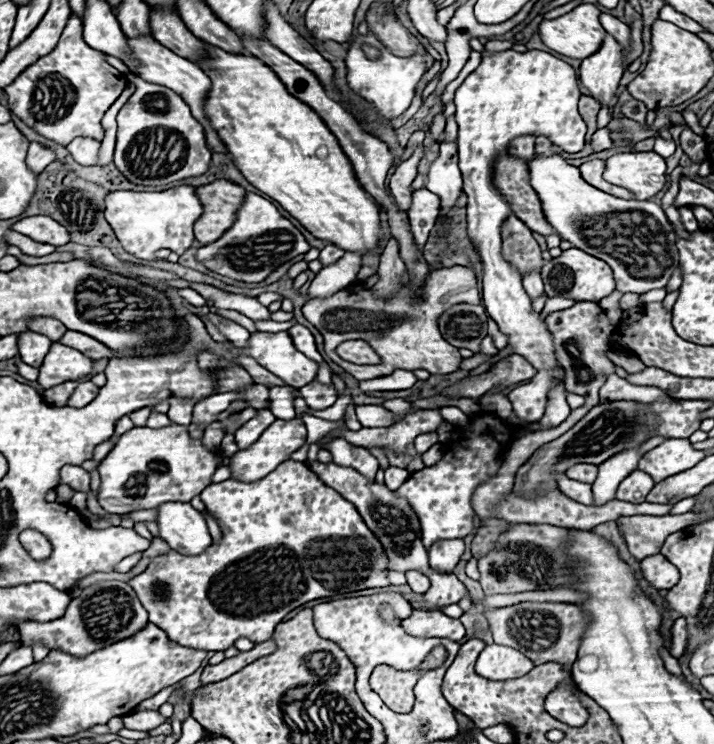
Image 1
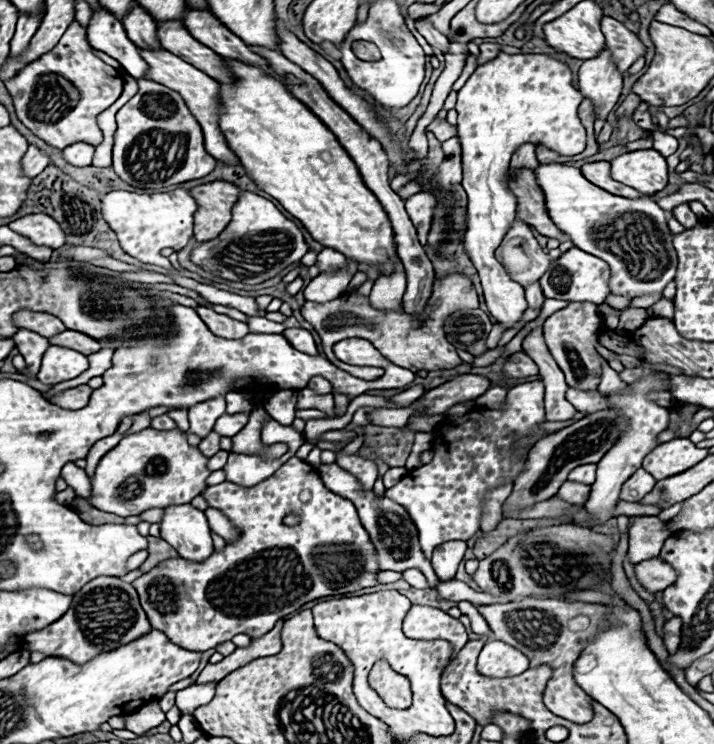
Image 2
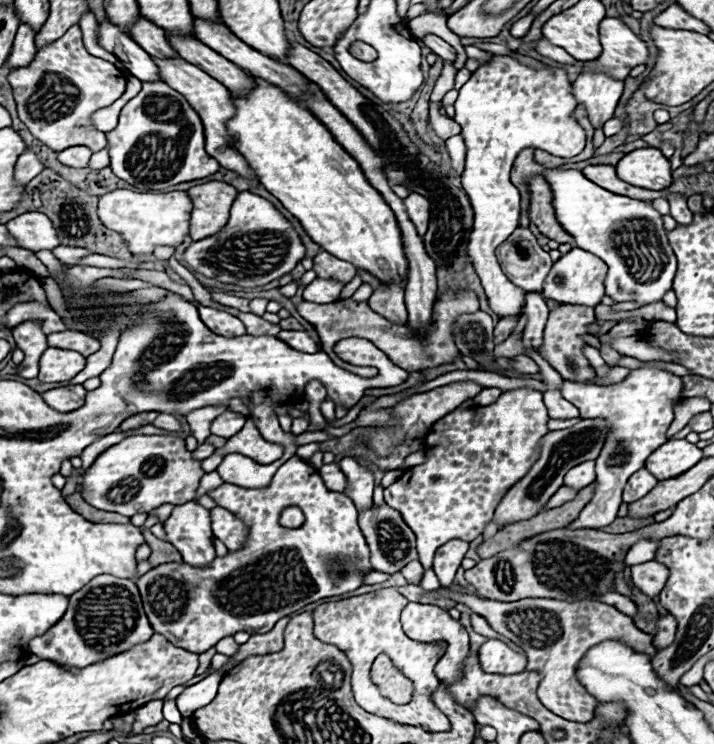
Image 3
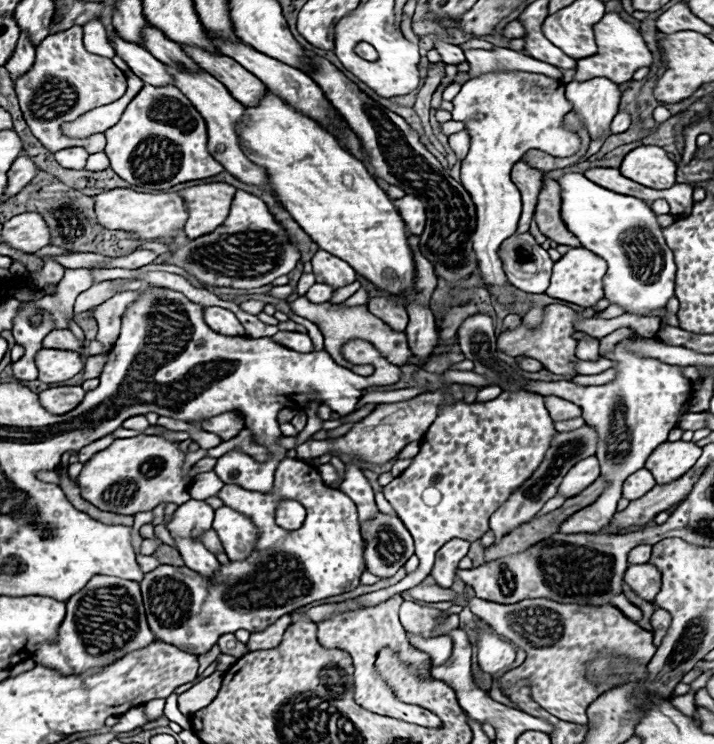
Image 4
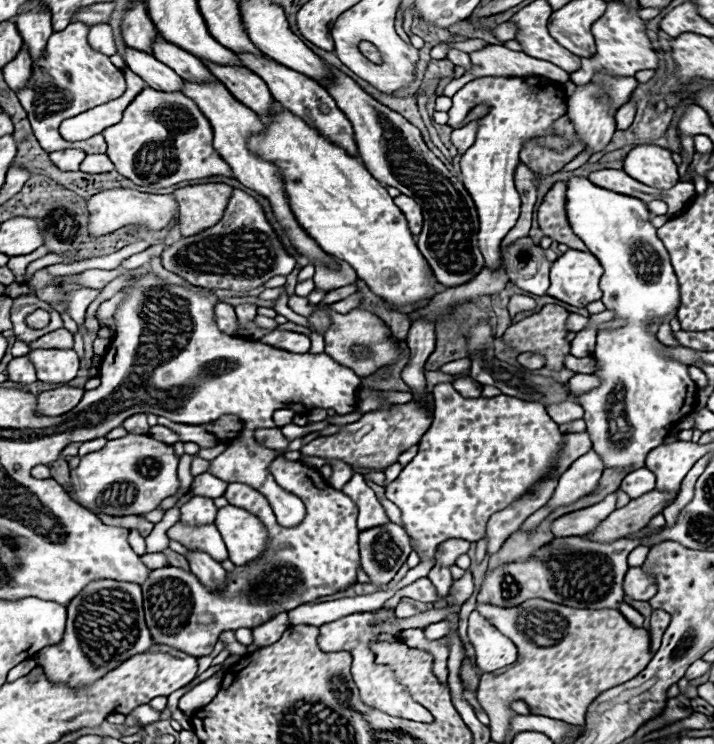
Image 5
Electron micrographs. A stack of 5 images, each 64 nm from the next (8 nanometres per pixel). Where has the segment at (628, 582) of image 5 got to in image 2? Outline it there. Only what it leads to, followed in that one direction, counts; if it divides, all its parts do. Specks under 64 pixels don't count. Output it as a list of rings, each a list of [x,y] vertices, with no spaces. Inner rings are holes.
[[[658,558],[636,564],[634,572],[636,572],[636,580],[652,594],[662,592],[662,588],[666,588],[666,584],[674,582],[674,576],[676,576],[674,568],[670,568],[670,564],[666,564],[664,560],[658,560]]]

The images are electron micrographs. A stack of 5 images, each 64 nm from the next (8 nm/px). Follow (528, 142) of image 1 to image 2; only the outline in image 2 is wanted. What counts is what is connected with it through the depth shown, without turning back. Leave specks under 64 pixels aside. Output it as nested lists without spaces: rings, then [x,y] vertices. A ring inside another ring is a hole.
[[[522,144],[522,148],[518,148],[518,152],[514,152],[514,160],[510,162],[512,170],[520,170],[520,168],[536,170],[540,166],[540,162],[536,160],[534,148],[536,148],[534,144]]]

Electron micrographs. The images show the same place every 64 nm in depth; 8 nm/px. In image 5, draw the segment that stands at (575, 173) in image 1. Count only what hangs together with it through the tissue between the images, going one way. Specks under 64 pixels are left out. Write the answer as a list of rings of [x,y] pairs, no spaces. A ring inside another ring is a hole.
[[[572,178],[568,180],[568,216],[570,226],[580,236],[580,240],[590,248],[590,252],[600,258],[604,266],[604,274],[600,280],[600,288],[604,292],[602,302],[608,310],[612,310],[616,316],[626,320],[624,326],[598,332],[598,342],[594,350],[594,358],[598,362],[598,370],[594,376],[600,378],[600,386],[590,390],[584,396],[574,397],[566,386],[566,391],[574,402],[582,404],[584,408],[584,422],[586,432],[590,432],[590,440],[594,442],[594,450],[602,456],[606,468],[632,468],[644,466],[644,458],[650,450],[662,444],[664,436],[668,436],[670,428],[686,414],[694,410],[698,386],[688,374],[688,366],[680,364],[678,360],[670,360],[662,356],[660,342],[656,338],[656,332],[650,332],[650,322],[658,320],[662,324],[664,316],[670,312],[676,312],[680,306],[680,286],[678,278],[672,270],[670,256],[658,240],[656,228],[650,224],[650,212],[648,208],[632,196],[624,196],[606,188],[594,186],[588,178]]]

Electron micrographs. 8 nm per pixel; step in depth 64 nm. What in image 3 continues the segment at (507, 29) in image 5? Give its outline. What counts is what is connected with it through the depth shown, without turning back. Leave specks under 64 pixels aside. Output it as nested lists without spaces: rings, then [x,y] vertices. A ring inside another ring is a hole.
[[[524,16],[524,18],[520,18],[518,22],[514,22],[514,24],[512,24],[510,34],[512,34],[514,38],[522,38],[522,36],[526,36],[526,32],[530,30],[532,20],[534,20],[534,16]]]

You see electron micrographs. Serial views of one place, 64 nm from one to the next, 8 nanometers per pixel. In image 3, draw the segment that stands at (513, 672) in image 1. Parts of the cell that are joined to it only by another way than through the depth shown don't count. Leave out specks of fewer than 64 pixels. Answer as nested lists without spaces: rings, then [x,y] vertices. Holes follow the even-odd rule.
[[[488,638],[480,646],[478,660],[482,670],[490,674],[518,674],[526,666],[526,658],[496,638]]]

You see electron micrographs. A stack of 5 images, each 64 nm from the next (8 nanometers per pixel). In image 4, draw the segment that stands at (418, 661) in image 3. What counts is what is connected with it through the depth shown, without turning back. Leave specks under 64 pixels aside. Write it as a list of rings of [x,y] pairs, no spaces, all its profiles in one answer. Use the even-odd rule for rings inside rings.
[[[396,594],[390,600],[378,604],[378,606],[368,606],[368,608],[358,608],[358,610],[350,610],[344,614],[338,614],[330,620],[324,620],[318,624],[318,642],[324,648],[338,648],[338,650],[346,650],[352,660],[354,660],[354,686],[356,686],[356,702],[360,706],[364,706],[370,712],[376,714],[384,714],[390,718],[398,718],[410,724],[422,724],[422,726],[430,726],[436,728],[440,726],[440,720],[436,714],[432,714],[430,710],[422,708],[422,706],[414,706],[414,704],[402,704],[394,692],[390,690],[390,686],[378,676],[376,668],[374,668],[374,660],[380,648],[388,646],[394,648],[400,656],[400,660],[406,660],[406,664],[412,666],[412,670],[426,670],[430,672],[430,656],[426,652],[416,650],[414,646],[408,644],[406,632],[402,628],[402,624],[398,622],[398,608],[402,604],[402,596]]]

